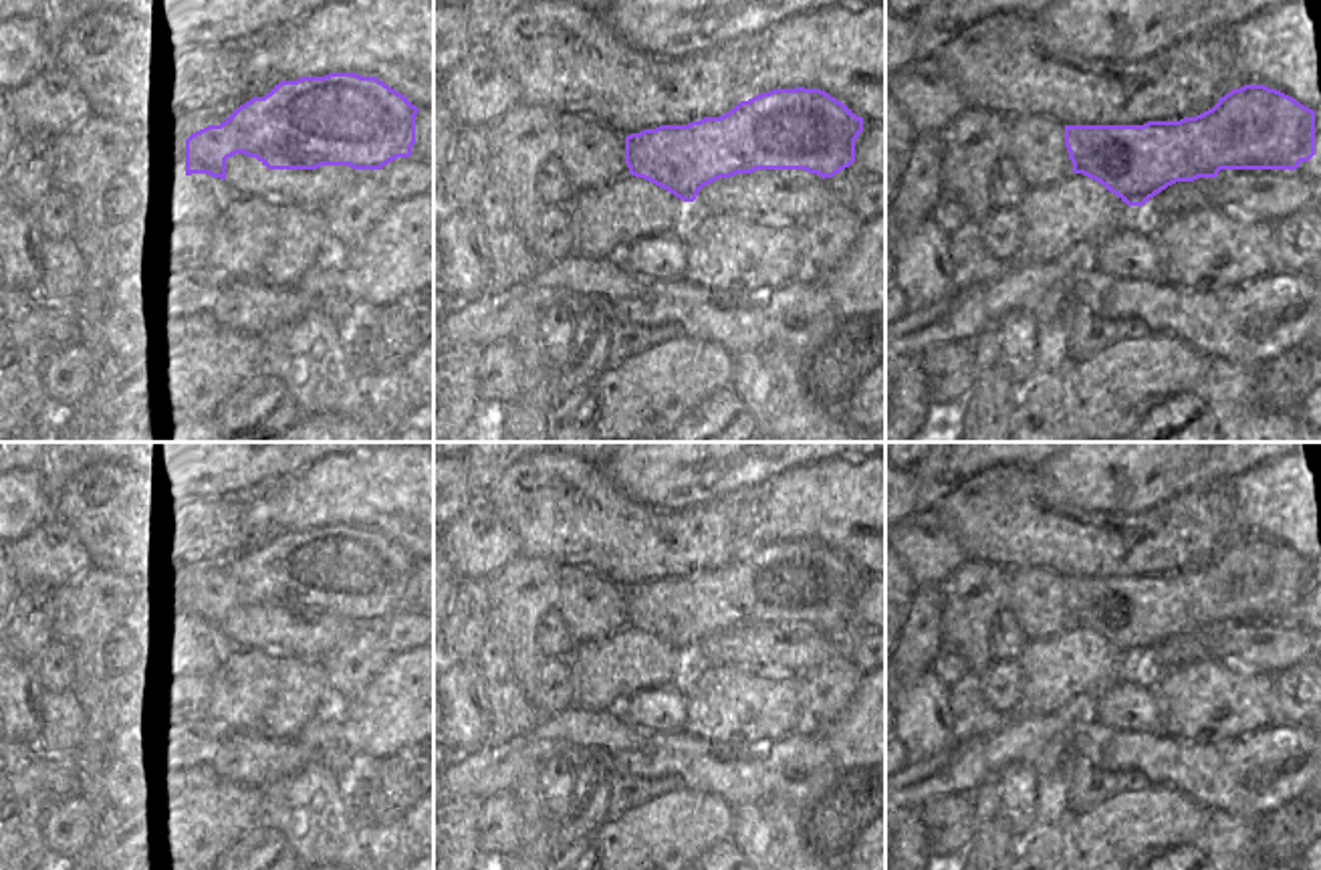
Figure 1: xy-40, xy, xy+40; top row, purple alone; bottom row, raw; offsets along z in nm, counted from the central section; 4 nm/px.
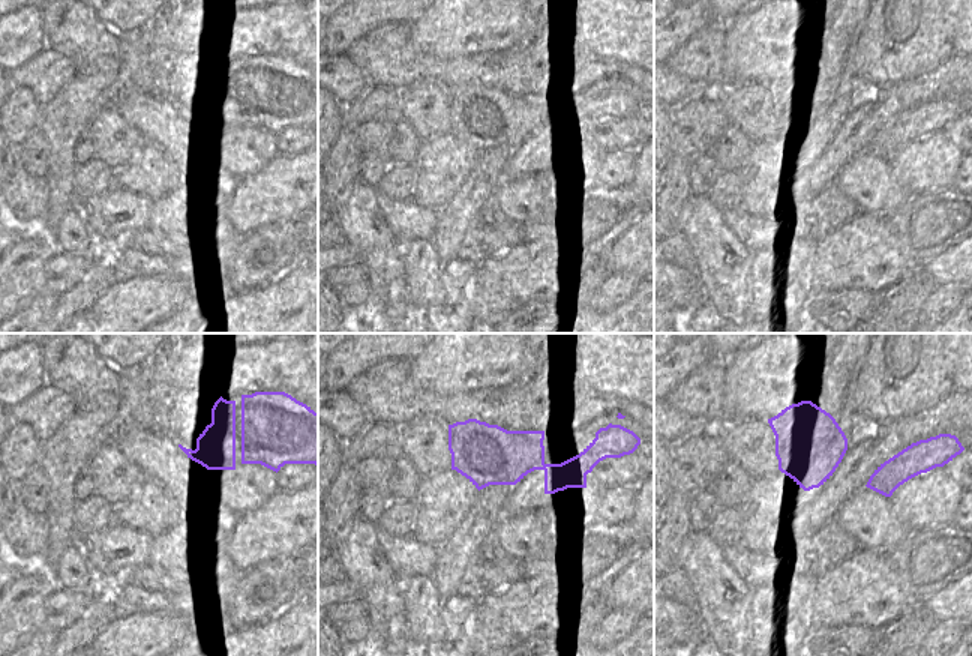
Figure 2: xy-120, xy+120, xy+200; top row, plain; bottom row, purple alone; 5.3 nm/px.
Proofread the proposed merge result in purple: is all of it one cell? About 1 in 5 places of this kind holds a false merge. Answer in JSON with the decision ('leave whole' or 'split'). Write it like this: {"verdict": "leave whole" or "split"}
{"verdict": "leave whole"}

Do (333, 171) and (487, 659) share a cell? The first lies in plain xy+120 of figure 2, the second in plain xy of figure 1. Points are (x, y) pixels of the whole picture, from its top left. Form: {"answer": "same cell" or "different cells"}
{"answer": "different cells"}

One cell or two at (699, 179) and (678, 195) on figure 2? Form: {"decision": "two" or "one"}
{"decision": "two"}

